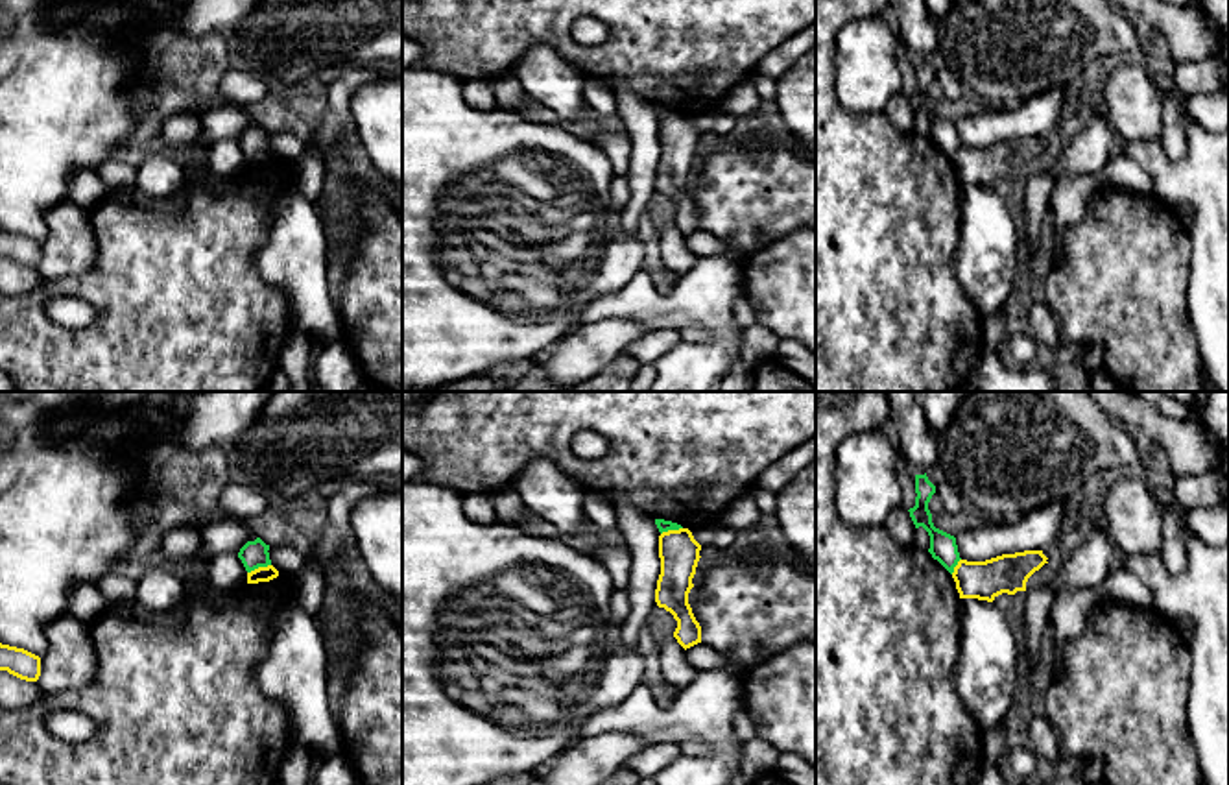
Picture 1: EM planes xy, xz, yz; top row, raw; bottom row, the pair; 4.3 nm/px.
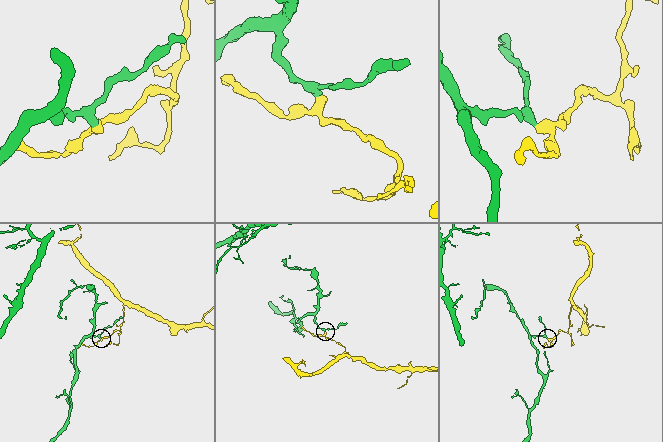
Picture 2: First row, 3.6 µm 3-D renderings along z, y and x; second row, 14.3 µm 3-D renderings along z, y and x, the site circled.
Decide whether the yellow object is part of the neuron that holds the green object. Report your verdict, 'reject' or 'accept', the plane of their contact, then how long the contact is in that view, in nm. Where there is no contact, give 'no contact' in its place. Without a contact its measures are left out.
reject | xy | 110 nm

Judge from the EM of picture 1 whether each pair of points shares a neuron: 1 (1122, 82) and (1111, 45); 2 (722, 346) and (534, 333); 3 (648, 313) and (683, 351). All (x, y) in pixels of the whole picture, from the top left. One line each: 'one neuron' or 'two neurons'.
1: two neurons
2: two neurons
3: one neuron

